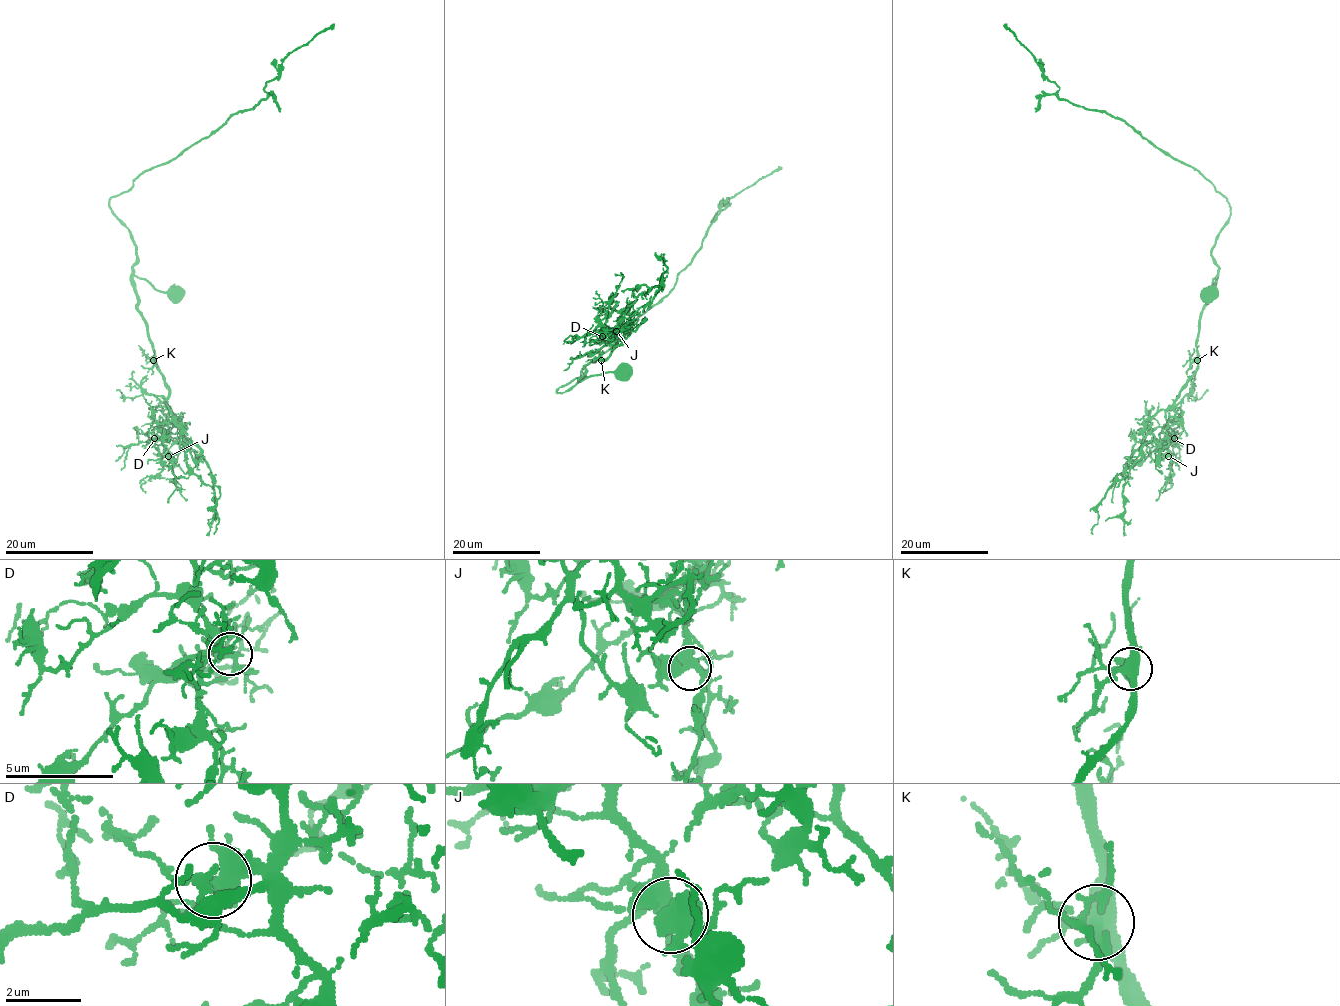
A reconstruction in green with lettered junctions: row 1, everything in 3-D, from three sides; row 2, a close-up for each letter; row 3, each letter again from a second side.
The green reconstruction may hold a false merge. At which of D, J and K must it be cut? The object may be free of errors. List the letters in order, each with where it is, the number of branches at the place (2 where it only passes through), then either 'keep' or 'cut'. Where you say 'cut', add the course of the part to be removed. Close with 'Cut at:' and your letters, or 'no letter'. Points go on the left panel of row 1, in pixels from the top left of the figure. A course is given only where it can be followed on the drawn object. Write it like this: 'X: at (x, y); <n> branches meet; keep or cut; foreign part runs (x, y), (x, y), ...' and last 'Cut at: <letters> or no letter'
D: at (154, 438); 6 branches meet; keep
J: at (168, 456); 8 branches meet; keep
K: at (153, 360); 7 branches meet; keep
Cut at: no letter

